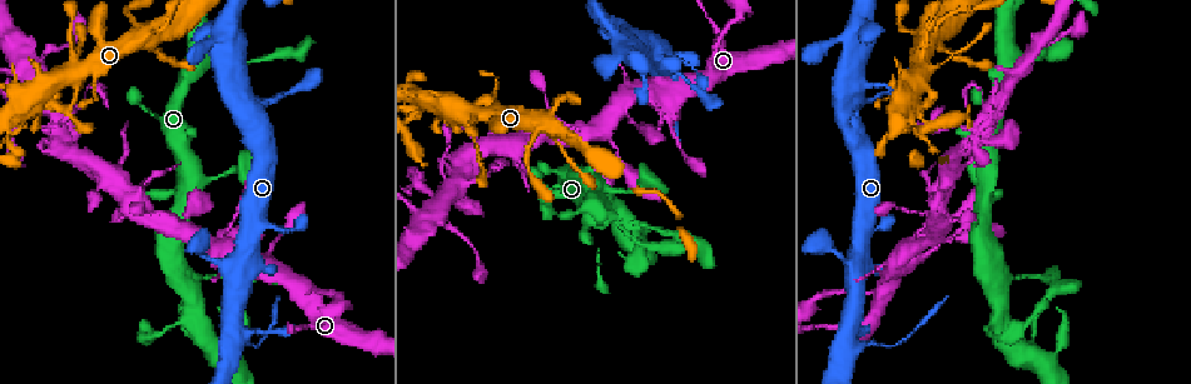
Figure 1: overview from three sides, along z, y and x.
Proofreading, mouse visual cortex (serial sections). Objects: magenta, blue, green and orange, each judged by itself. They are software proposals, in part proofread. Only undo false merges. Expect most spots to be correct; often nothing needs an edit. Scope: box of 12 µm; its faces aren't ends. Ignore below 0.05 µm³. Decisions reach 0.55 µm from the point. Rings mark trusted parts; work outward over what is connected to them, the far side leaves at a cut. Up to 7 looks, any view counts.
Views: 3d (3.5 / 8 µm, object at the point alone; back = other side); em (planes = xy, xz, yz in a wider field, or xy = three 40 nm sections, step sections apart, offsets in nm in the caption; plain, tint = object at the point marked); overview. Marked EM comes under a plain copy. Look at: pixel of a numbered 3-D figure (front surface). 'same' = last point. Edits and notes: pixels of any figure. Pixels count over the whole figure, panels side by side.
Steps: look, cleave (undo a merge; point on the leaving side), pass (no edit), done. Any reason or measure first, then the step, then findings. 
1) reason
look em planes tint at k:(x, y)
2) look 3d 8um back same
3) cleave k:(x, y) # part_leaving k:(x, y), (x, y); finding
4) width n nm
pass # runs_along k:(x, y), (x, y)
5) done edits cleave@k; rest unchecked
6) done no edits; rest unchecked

branch point
look 3d 3.5um back at 1:(872, 293)

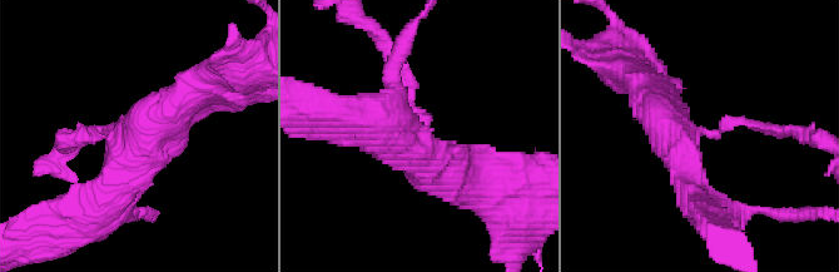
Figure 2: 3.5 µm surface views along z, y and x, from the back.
need the tissue
look em xy step 3 tint at 2:(696, 133)

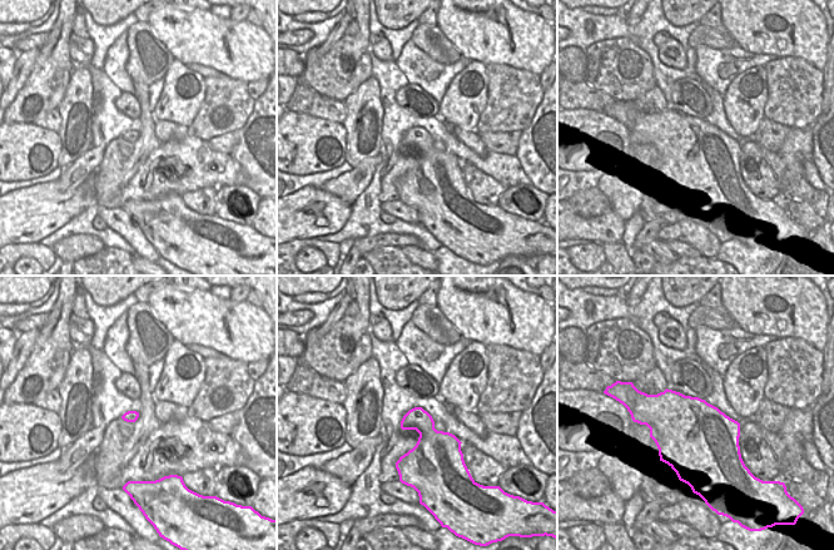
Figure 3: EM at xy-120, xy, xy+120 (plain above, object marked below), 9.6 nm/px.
pass # continuous, no second cell

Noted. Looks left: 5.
thick turns thin
look 3d 3.5um at 1:(690, 64)

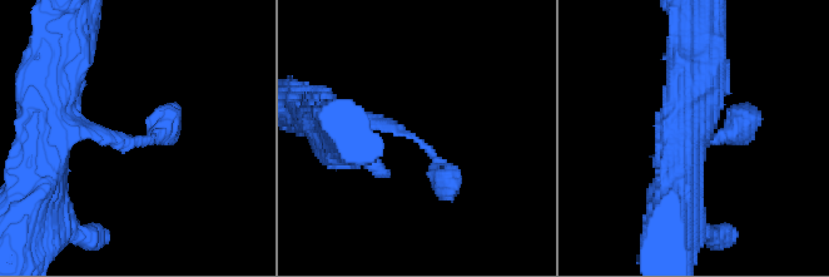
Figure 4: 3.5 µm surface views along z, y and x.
pass # one cell here

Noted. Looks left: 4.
sudden change in width
look 3d 8um at 1:(267, 257)

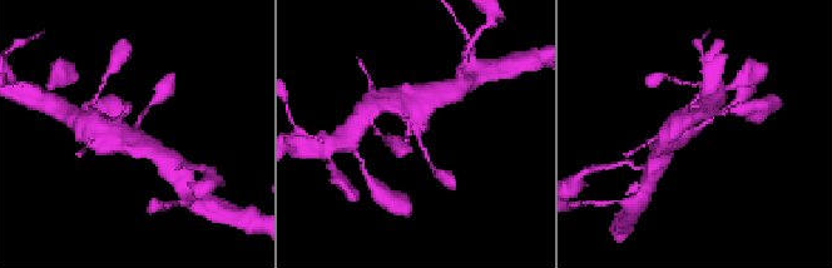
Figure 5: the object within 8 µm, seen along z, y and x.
arm_widths 150, 400 nm
look em xy step 3 tint at 5:(696, 131)

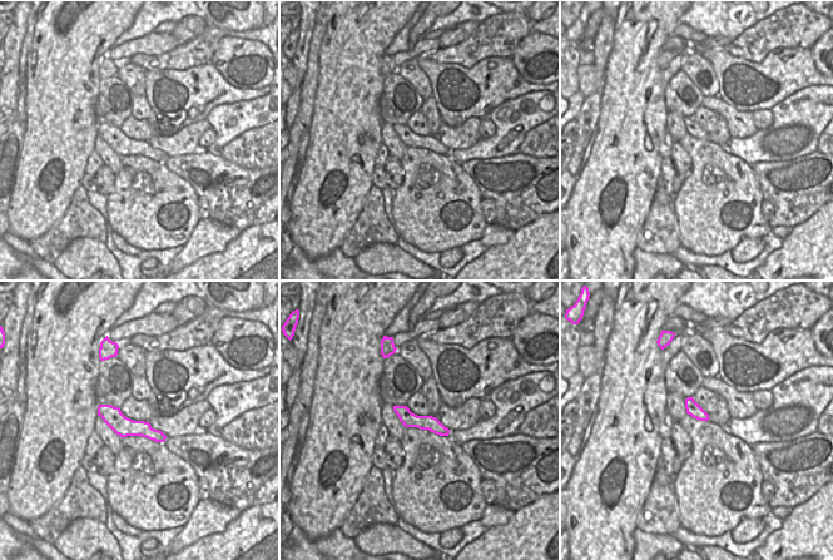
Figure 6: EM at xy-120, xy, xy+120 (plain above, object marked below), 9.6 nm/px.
pass # runs_along 5:(667, 145), (693, 134), (721, 112); all the same cell

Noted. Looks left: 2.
done no edits; rest unchecked

